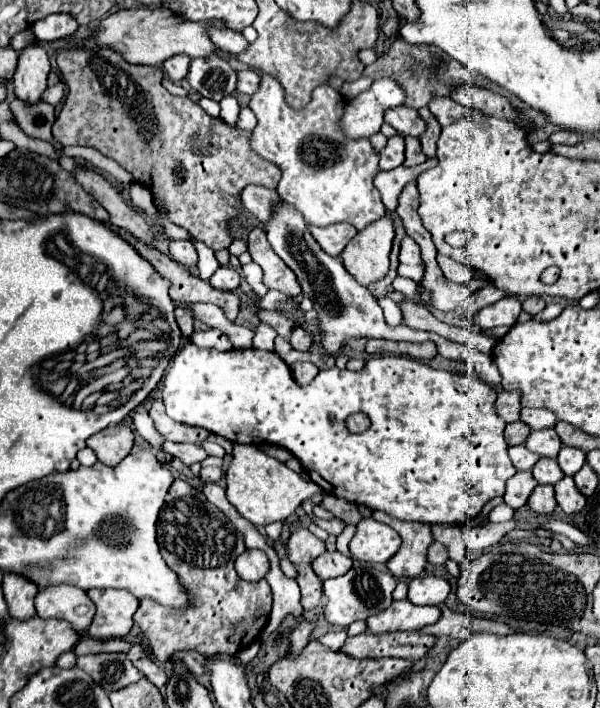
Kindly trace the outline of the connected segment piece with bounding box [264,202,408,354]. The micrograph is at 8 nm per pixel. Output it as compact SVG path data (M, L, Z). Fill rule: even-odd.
M278 202L272 206L272 218L264 222L266 238L274 252L286 262L286 266L296 274L302 292L308 294L314 302L314 308L320 318L322 330L322 346L328 354L336 354L340 346L348 338L364 336L364 338L388 338L388 340L406 340L408 328L406 326L388 326L382 308L378 306L376 298L370 294L368 288L360 286L350 278L346 268L342 266L340 258L328 256L320 244L308 232L308 226L298 210L294 210L286 202Z

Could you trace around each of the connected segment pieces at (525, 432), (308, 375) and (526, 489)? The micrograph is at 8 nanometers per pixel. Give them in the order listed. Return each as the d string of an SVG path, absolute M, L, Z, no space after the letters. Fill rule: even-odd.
M518 420L518 422L510 422L506 424L506 430L504 430L504 438L508 442L508 446L516 446L516 444L524 444L526 438L530 436L530 428Z
M296 362L292 364L292 374L300 384L308 384L318 374L318 368L312 362Z
M516 472L508 482L506 482L506 494L504 494L504 502L518 510L528 502L528 496L532 494L532 490L538 486L538 482L534 480L532 472Z

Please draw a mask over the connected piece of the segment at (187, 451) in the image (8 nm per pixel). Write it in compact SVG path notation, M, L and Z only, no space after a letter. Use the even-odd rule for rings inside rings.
M164 442L164 450L166 450L170 456L180 458L184 464L194 464L194 462L200 462L200 460L204 460L204 458L208 456L208 454L202 450L202 446L196 446L196 444Z

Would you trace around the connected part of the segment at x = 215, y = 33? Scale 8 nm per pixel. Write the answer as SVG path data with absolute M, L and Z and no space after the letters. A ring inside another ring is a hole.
M212 28L210 30L210 38L212 38L212 42L216 46L220 46L222 50L226 50L232 56L238 56L242 50L248 48L248 42L244 40L244 36L240 32L230 30L230 28L224 28L224 30Z

